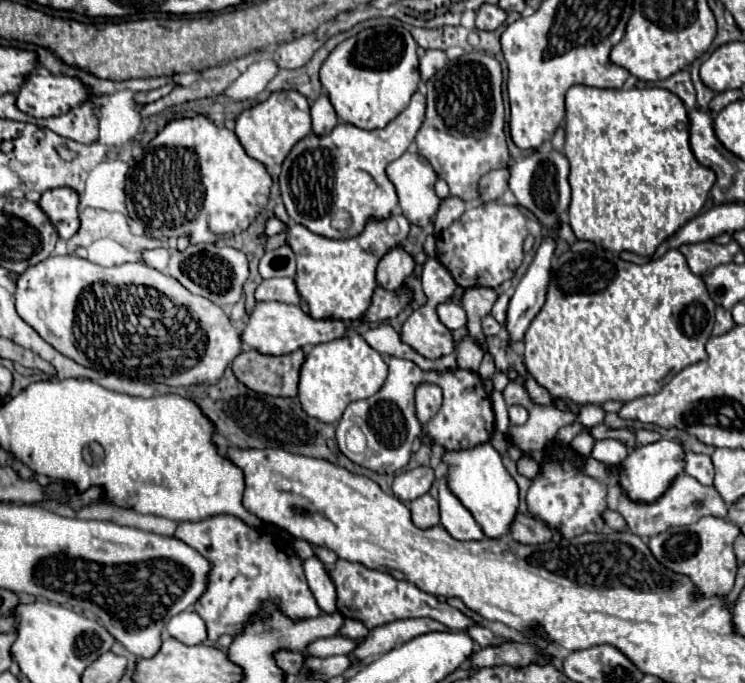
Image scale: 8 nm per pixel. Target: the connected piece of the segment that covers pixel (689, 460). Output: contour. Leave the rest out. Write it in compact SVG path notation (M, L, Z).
M686 453L684 455L684 471L694 477L696 481L700 481L702 485L712 485L714 481L714 467L708 455L698 455L698 453Z

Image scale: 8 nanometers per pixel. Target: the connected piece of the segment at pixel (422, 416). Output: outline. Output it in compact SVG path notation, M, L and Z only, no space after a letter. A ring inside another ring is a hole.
M422 383L416 389L416 415L420 423L426 423L442 403L442 389L436 387L434 383Z

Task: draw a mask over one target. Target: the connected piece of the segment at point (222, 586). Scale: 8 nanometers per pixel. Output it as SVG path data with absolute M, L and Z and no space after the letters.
M216 515L200 523L180 523L174 535L212 563L208 589L194 603L196 613L206 621L210 641L218 641L222 635L240 635L248 623L254 623L266 603L274 603L292 621L322 615L306 583L302 559L288 541L262 535L262 531L248 527L232 515Z

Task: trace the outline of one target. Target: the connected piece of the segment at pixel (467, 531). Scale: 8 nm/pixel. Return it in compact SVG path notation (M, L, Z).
M440 479L438 503L440 523L454 539L484 539L484 533L472 513L446 487L446 479Z

